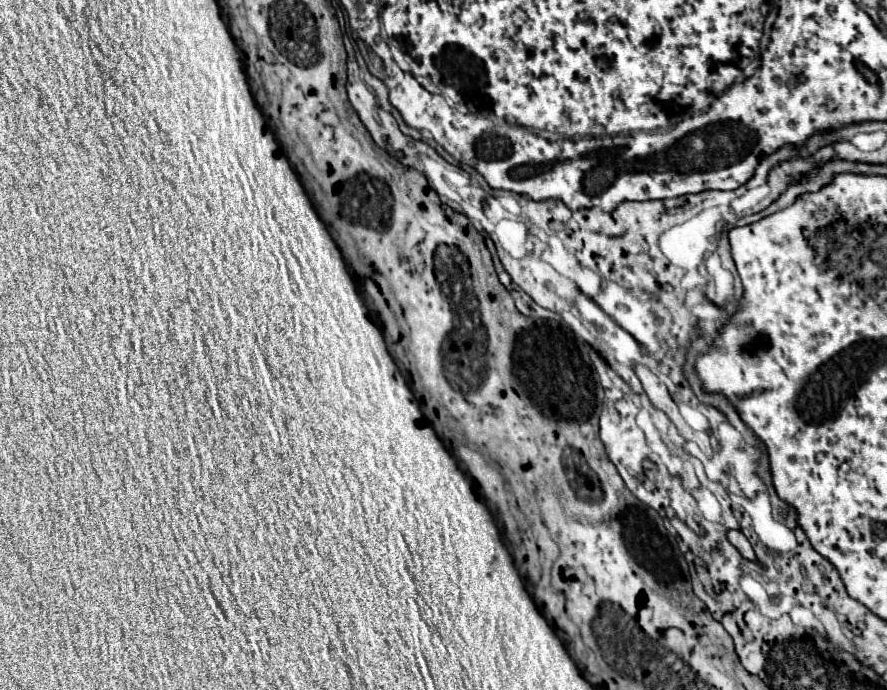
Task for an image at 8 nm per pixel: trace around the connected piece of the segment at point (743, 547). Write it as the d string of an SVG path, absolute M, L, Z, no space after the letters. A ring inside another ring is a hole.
M728 530L728 540L730 540L730 544L742 554L742 558L746 558L746 560L756 560L750 542L746 540L746 536L744 536L740 530Z

